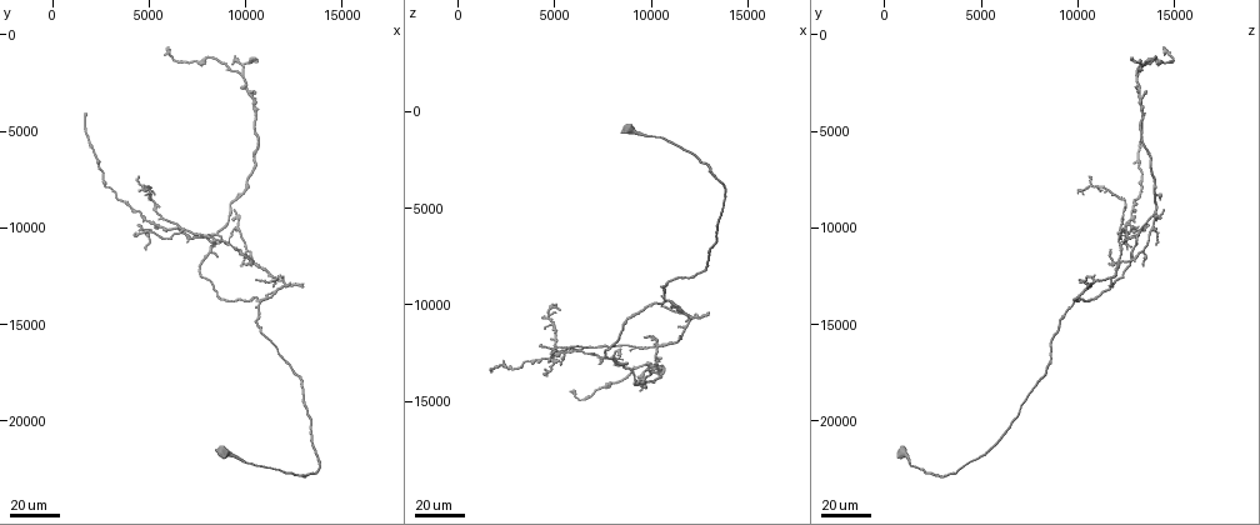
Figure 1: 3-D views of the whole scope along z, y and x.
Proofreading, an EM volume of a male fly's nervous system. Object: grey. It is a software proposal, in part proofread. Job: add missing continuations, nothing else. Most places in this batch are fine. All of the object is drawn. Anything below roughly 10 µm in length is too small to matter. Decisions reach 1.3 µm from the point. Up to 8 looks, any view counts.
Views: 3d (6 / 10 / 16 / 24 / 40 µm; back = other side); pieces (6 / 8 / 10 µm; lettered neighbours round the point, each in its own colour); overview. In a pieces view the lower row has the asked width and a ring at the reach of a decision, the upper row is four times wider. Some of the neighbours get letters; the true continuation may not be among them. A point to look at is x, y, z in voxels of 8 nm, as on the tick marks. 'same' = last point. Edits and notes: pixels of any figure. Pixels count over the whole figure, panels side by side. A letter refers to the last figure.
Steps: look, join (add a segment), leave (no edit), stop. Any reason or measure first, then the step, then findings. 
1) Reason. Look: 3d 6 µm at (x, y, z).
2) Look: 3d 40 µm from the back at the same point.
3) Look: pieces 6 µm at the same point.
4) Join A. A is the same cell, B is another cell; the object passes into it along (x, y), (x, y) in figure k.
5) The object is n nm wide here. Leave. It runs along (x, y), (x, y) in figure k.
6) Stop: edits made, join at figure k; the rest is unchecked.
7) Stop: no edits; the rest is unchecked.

Branch stops here. Look: 3d 40 µm at (5400, 10100, 13100).

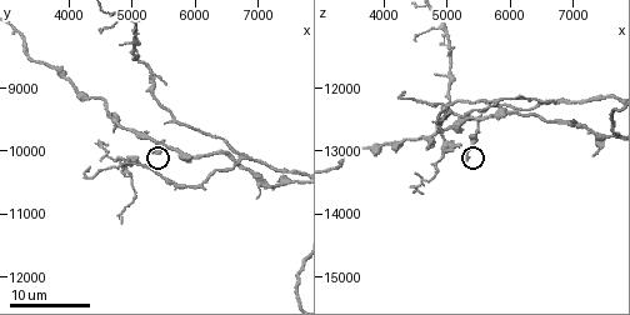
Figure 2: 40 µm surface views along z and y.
Look: 3d 6 µm at (5350, 9950, 13100).

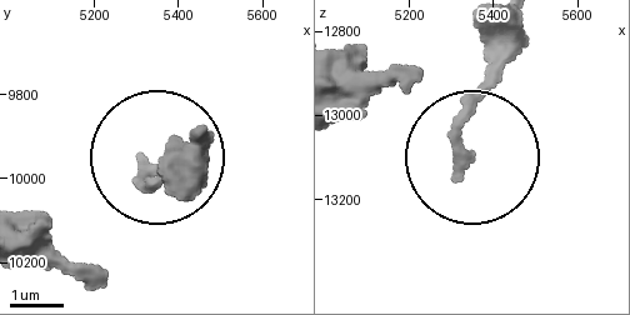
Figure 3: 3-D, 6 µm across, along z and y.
Look: pieces 6 µm at (5315, 9960, 13130).

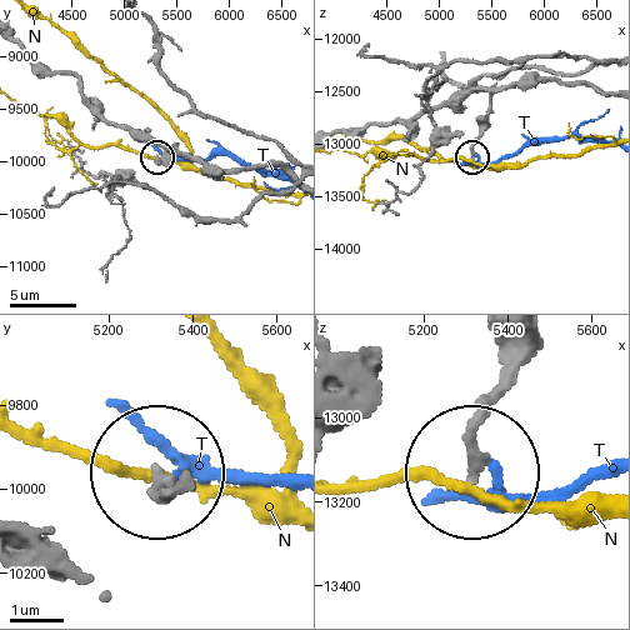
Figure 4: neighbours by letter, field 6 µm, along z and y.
Leave. N and T are other cells; it runs along (291, 178), (271, 164), (210, 170), (178, 144), (156, 159) in figure 4; none of them fits.

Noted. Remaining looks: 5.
An open end. Look: 3d 24 µm at (2300, 6700, 12900).

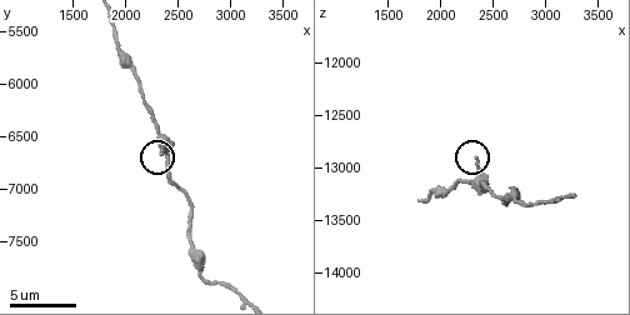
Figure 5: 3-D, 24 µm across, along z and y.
Look: pieces 8 µm at (2320, 6680, 12900).

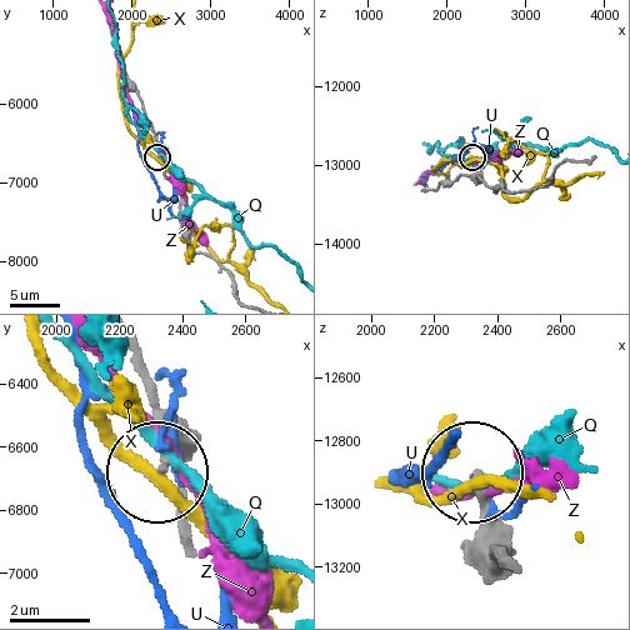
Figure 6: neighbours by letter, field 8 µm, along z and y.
The object is 180 nm wide here. Leave. Q, U, X and Z are other cells; none of them fits.

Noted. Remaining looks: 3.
End of a long branch. Look: 3d 16 µm at (4600, 9950, 13650).

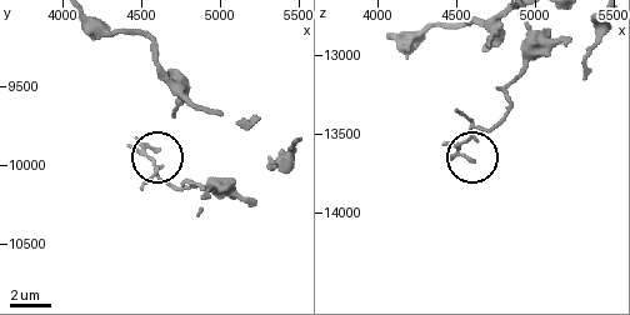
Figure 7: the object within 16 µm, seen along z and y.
What lies round it. Look: pieces 8 µm at (4580, 9880, 13660).

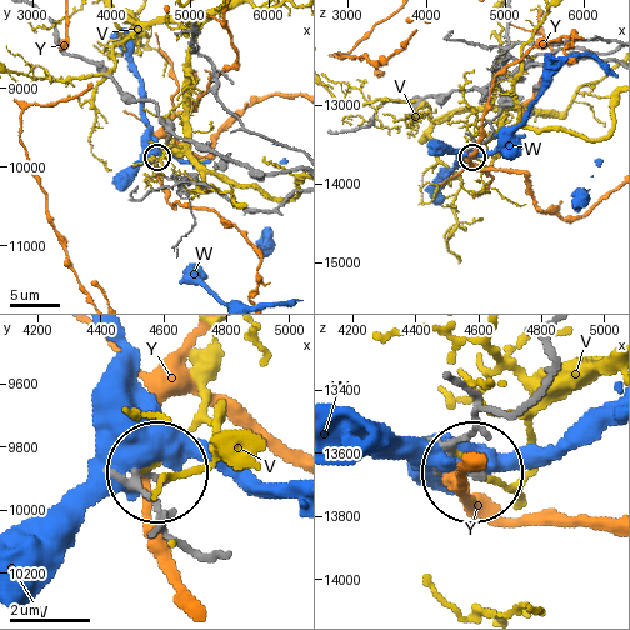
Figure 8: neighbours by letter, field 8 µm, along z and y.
Leave. V, W and Y are other cells; no lettered segment goes on from it.

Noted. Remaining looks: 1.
Stop: no edits; the rest is unchecked.

